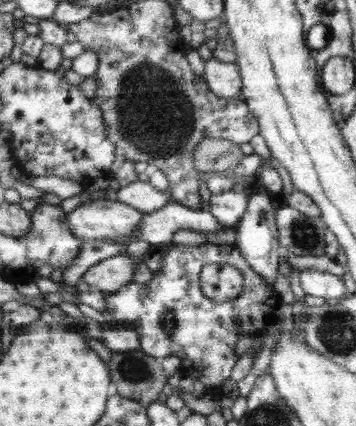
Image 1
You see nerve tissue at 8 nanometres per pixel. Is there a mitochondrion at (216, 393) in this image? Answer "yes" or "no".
no

